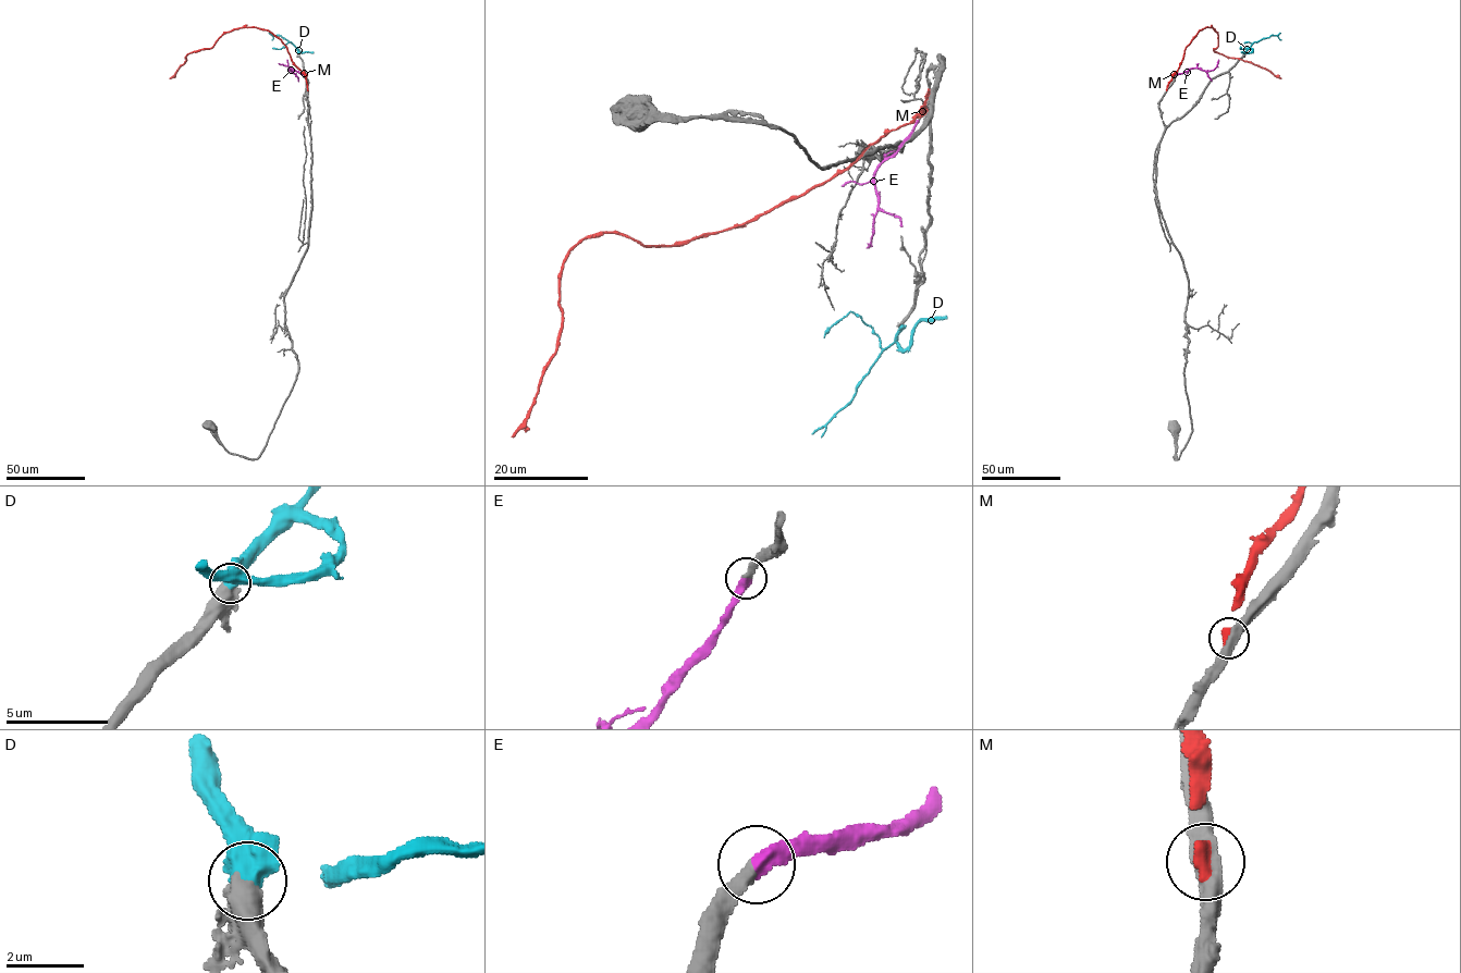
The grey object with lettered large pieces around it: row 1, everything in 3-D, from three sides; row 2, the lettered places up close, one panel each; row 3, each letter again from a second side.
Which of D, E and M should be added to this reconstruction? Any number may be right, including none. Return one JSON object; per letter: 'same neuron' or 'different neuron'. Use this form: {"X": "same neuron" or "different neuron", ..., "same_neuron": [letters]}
{"D": "same neuron", "E": "same neuron", "M": "different neuron", "same_neuron": ["D", "E"]}

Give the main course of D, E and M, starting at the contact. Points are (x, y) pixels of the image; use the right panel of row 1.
D: (1244, 53), (1254, 41), (1271, 35), (1281, 39)
E: (1177, 74), (1193, 68), (1213, 71), (1218, 59)
M: (1166, 89), (1186, 47), (1205, 27), (1212, 27), (1217, 33), (1215, 51), (1251, 62), (1281, 78)

